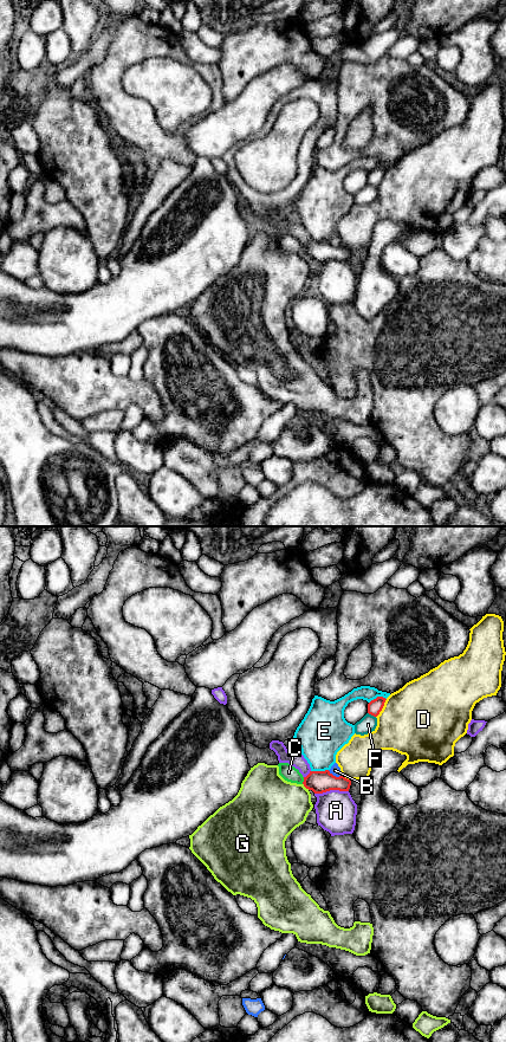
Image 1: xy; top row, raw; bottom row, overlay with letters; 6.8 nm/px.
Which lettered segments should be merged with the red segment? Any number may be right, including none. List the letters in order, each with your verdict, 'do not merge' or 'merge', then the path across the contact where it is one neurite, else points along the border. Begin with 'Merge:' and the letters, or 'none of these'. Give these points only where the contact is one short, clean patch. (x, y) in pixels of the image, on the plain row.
Merge: C
A: do not merge
B: do not merge
C: merge; way xy (319, 252), (304, 251), (289, 243)
D: do not merge
E: do not merge
F: do not merge
G: do not merge

